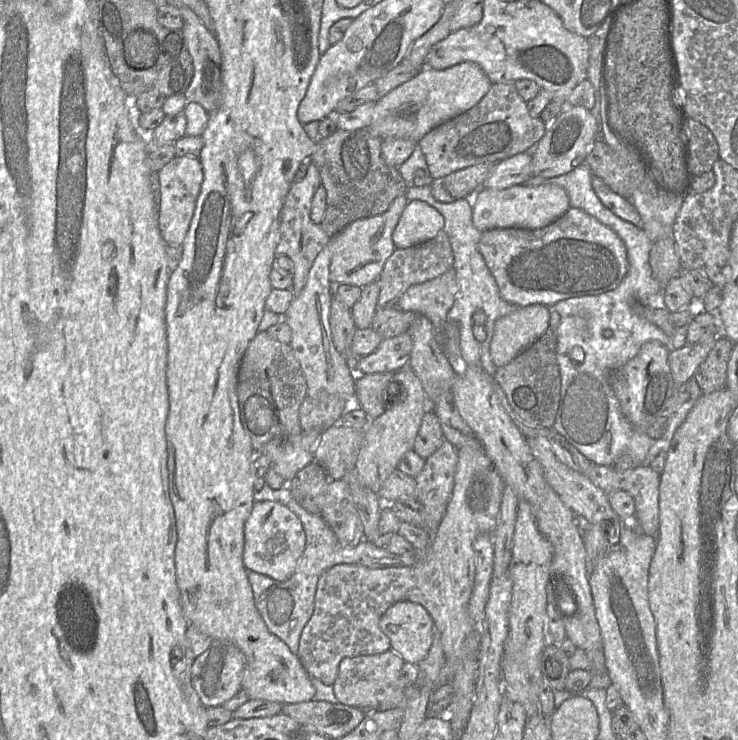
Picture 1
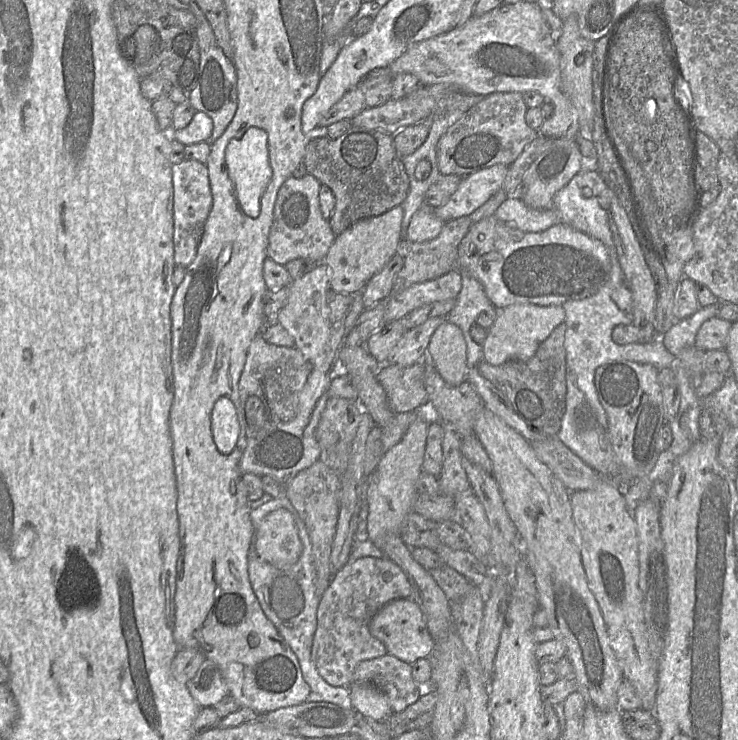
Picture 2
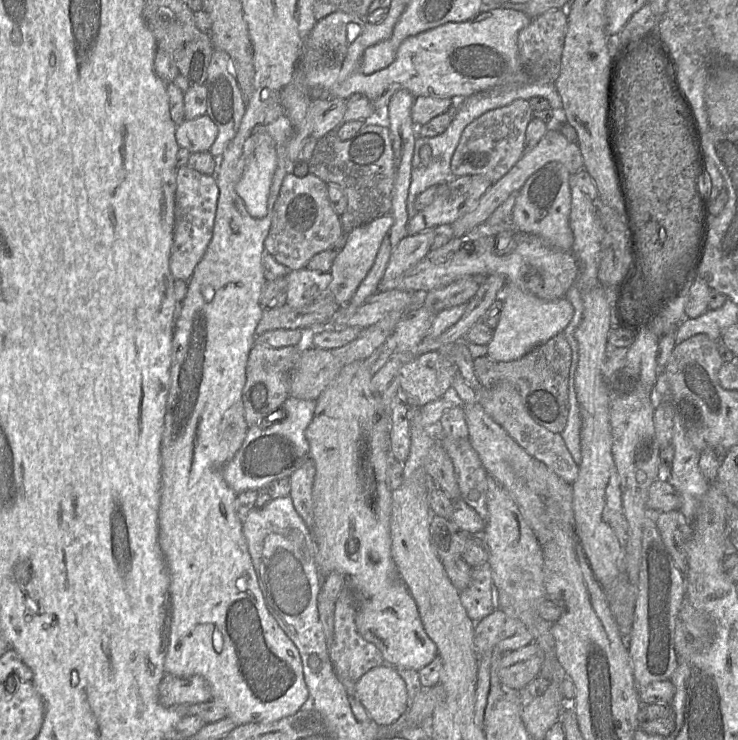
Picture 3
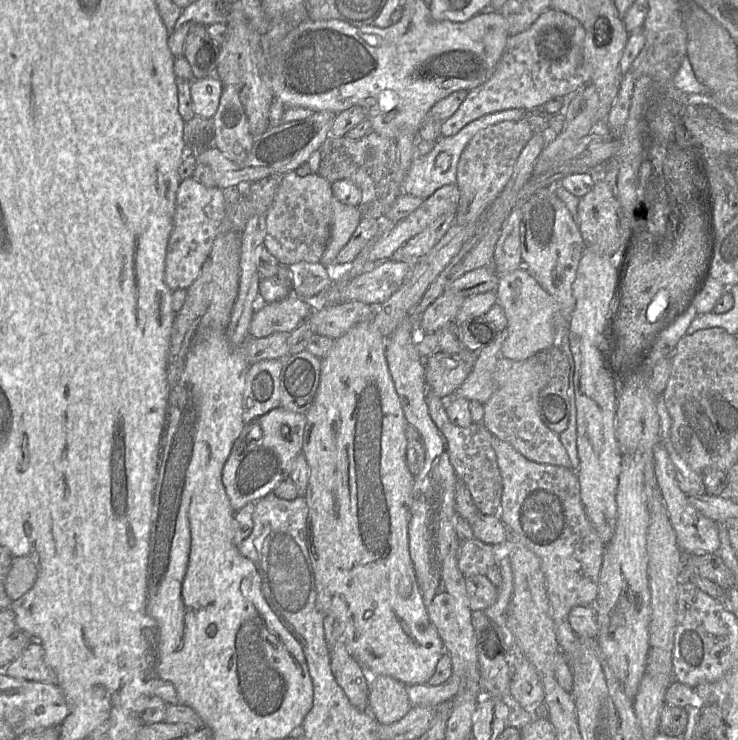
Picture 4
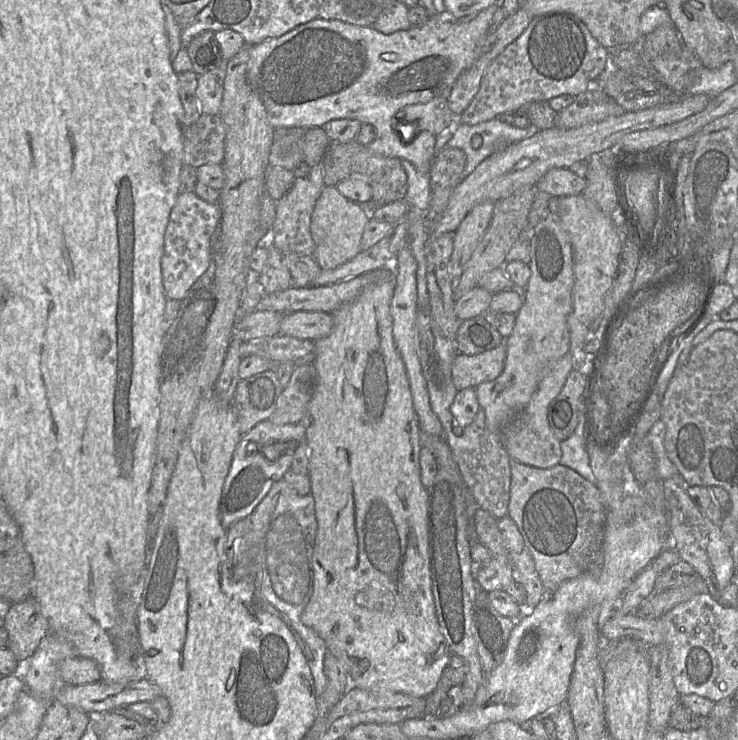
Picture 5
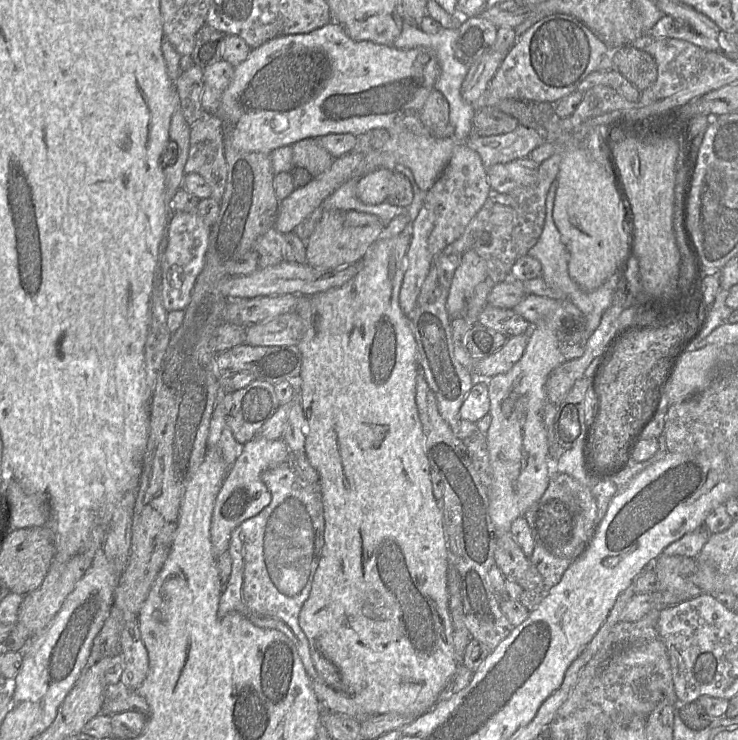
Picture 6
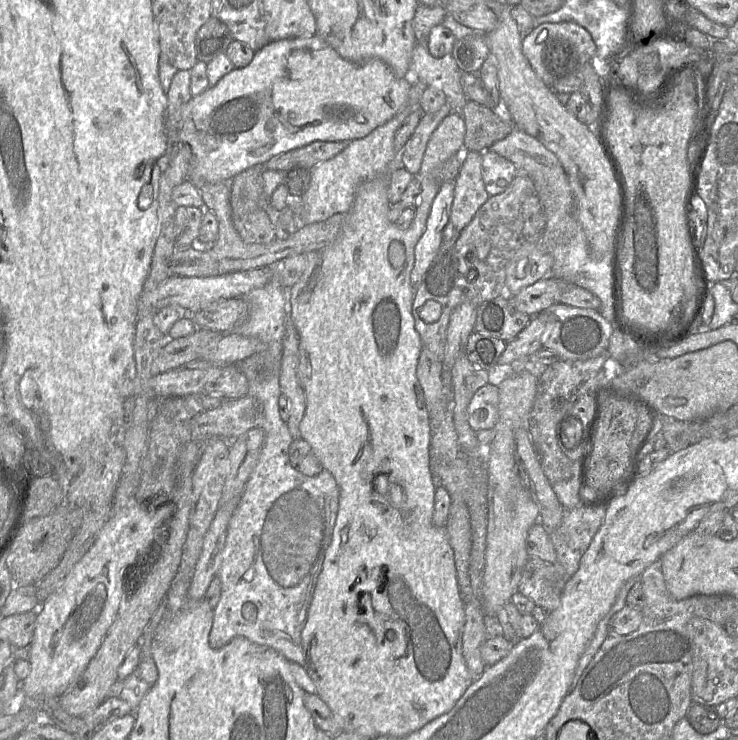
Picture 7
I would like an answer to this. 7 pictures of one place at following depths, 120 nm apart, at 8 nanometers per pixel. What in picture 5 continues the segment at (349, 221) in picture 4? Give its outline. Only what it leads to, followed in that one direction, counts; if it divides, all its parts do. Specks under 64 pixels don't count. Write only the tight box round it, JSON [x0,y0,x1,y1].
[311,186,369,269]

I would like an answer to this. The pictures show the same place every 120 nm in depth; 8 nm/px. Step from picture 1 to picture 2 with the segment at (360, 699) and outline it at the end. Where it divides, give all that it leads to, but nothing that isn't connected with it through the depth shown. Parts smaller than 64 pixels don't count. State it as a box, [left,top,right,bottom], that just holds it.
[352,653,423,713]

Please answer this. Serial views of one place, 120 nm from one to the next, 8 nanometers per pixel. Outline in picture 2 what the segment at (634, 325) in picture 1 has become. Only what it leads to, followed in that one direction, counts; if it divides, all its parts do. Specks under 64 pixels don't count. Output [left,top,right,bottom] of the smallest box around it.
[554,171,675,476]

